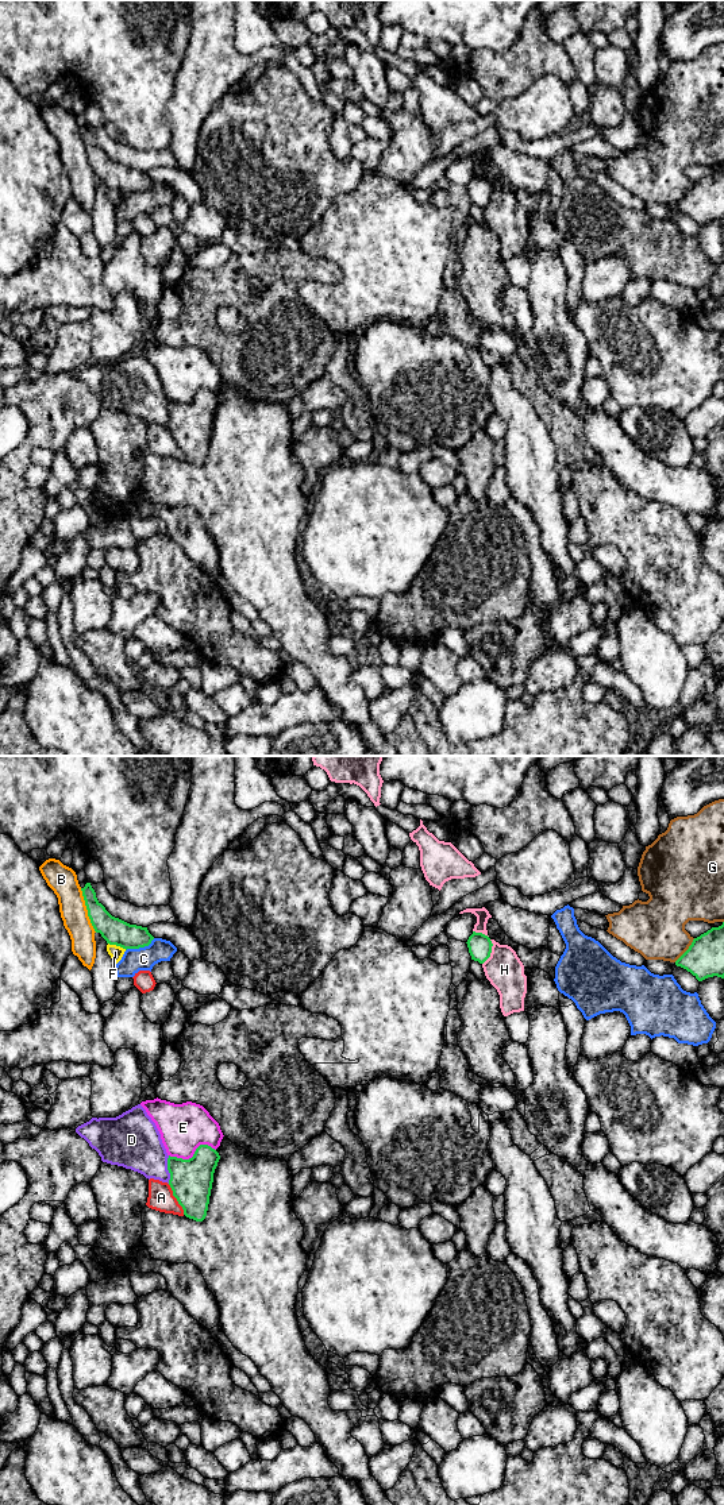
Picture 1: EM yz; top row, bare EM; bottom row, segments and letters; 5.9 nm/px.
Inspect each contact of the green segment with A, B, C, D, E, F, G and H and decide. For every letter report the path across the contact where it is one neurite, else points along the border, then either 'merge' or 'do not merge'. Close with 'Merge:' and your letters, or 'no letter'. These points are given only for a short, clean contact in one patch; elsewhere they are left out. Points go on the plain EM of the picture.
A: do not merge
B: do not merge
C: do not merge
D: do not merge
E: do not merge
F: do not merge
G: do not merge
H: do not merge
Merge: no letter

